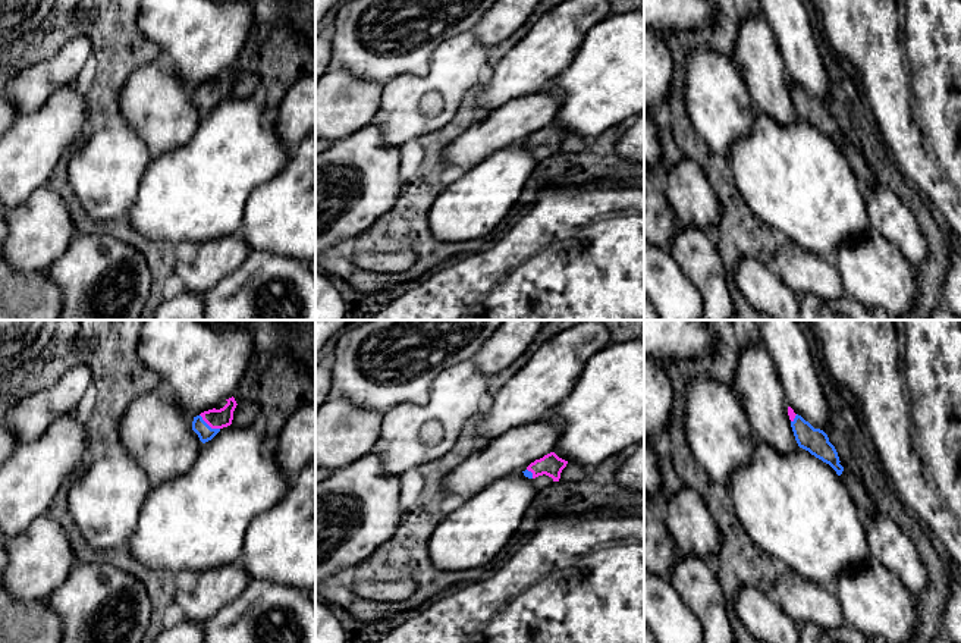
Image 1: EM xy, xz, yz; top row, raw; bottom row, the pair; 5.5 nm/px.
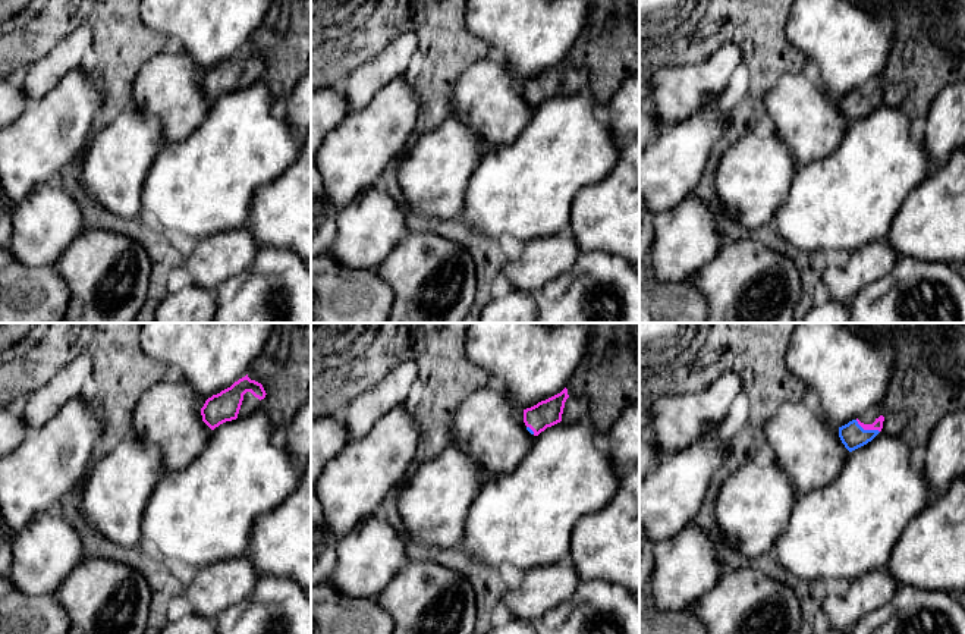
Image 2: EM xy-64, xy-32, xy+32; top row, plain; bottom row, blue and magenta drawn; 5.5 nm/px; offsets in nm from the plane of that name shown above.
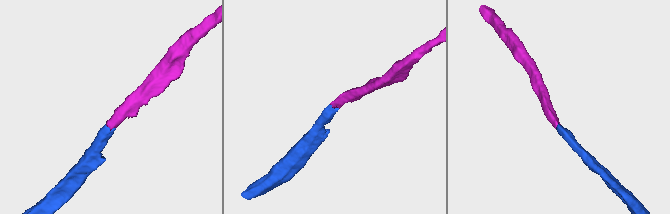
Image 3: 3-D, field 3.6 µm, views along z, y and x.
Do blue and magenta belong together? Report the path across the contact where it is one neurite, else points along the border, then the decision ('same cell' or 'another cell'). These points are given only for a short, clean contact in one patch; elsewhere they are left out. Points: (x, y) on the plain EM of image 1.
way xy (204, 103), (207, 96), (216, 90); same cell

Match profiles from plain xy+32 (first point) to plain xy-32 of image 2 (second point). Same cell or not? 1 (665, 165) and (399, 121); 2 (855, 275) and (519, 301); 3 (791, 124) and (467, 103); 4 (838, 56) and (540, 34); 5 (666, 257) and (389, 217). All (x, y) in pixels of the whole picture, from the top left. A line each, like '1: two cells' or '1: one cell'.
1: one cell
2: two cells
3: one cell
4: one cell
5: one cell

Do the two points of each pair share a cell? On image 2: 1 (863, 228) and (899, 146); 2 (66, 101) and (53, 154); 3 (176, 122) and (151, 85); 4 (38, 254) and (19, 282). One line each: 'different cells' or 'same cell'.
1: same cell
2: same cell
3: same cell
4: different cells

